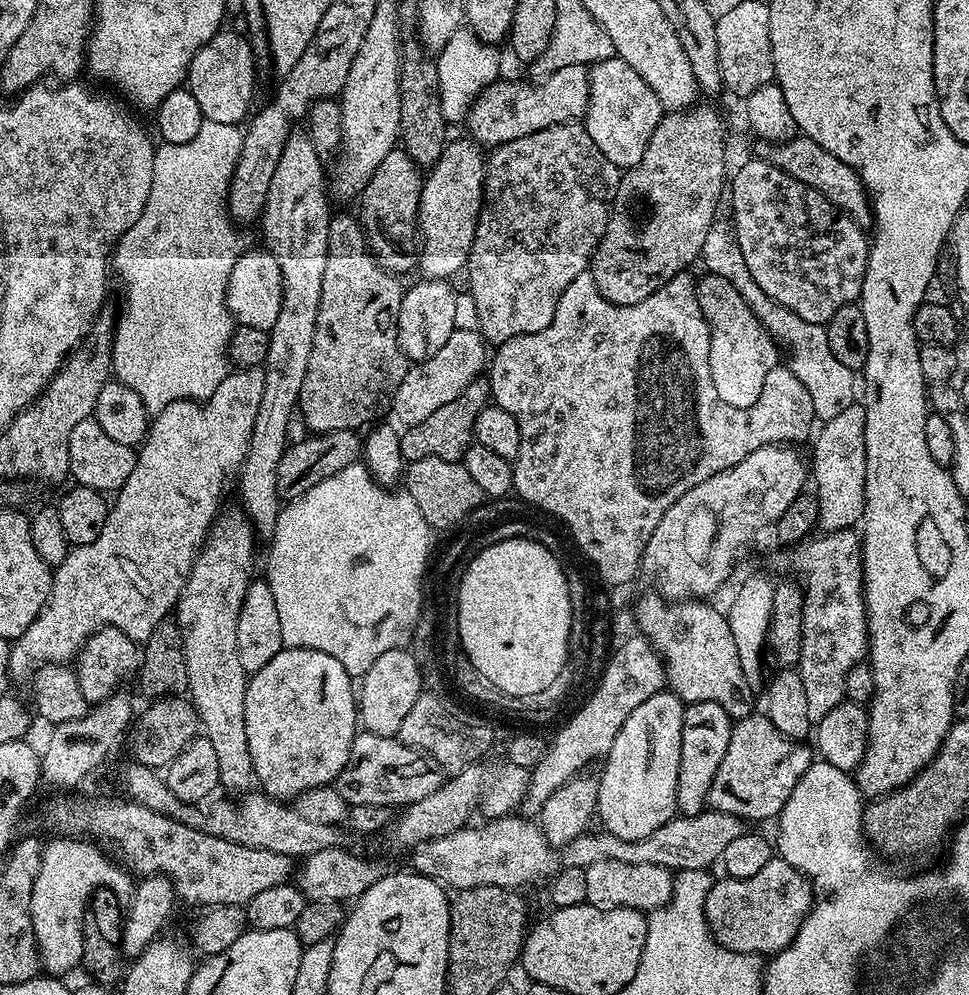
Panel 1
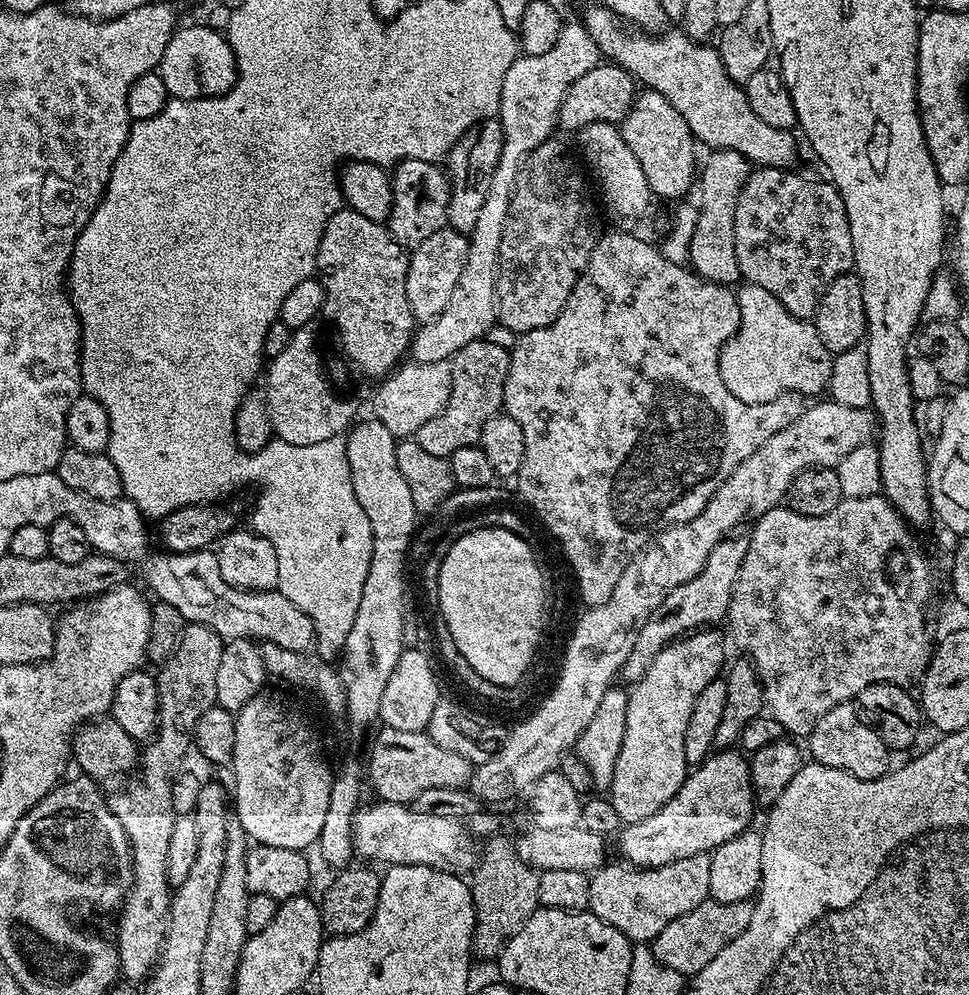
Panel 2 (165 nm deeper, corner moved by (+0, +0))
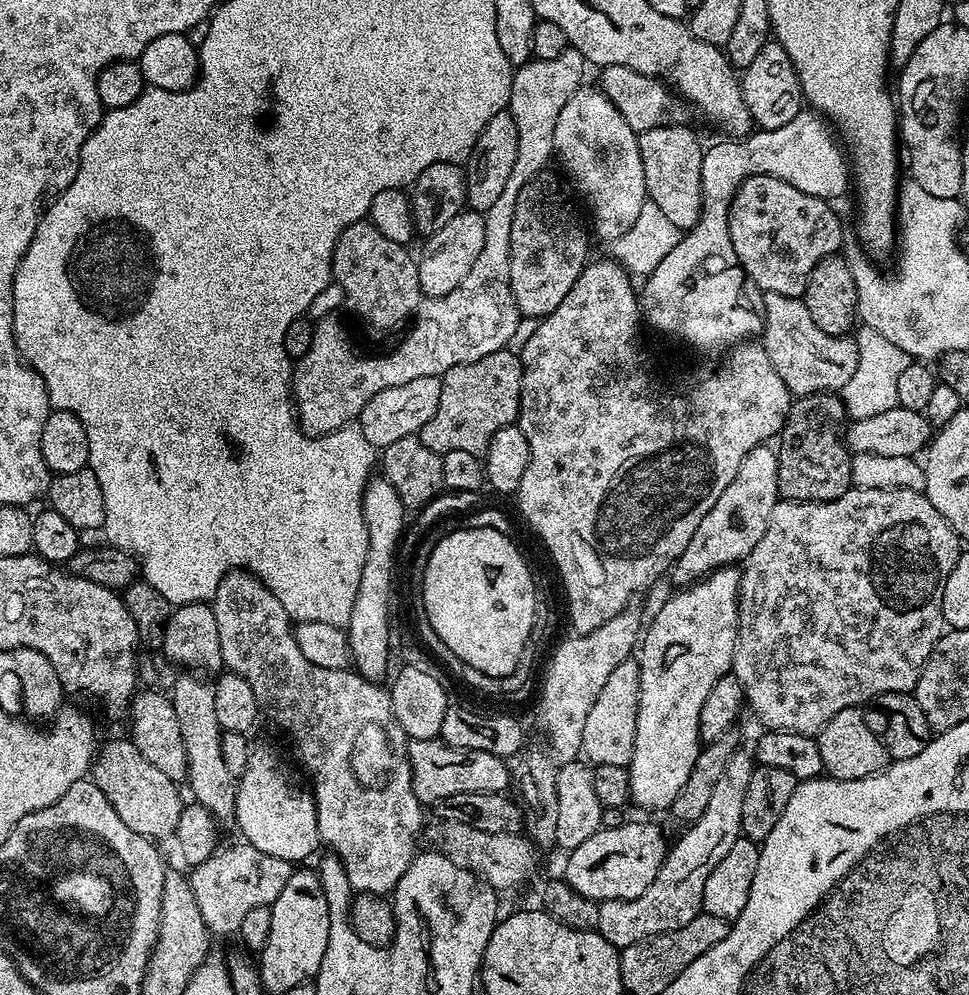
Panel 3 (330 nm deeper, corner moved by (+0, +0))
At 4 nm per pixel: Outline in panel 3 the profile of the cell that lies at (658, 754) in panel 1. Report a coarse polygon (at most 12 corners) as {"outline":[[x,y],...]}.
{"outline":[[736,566],[676,590],[638,644],[630,800],[671,809],[732,671]]}

